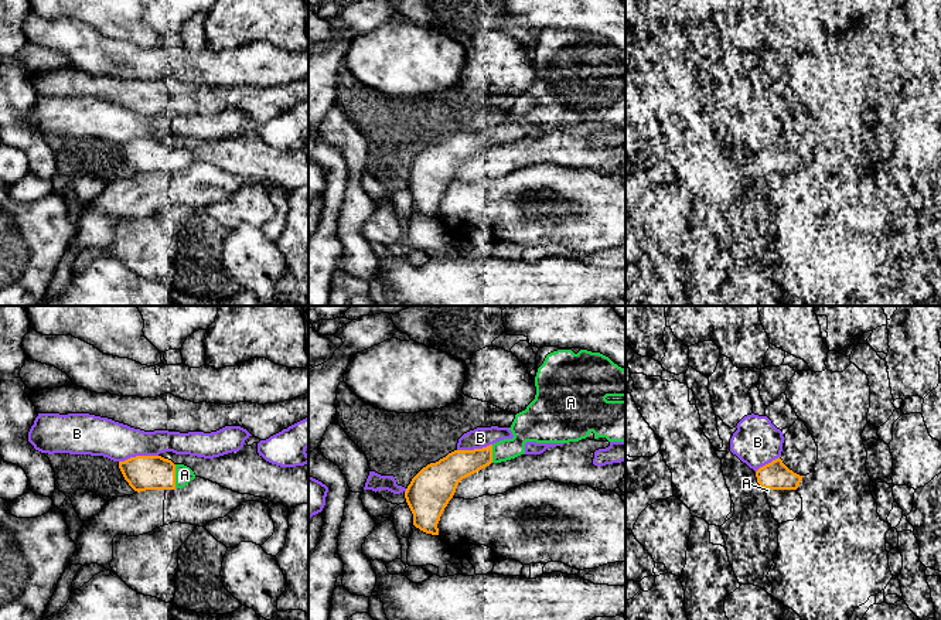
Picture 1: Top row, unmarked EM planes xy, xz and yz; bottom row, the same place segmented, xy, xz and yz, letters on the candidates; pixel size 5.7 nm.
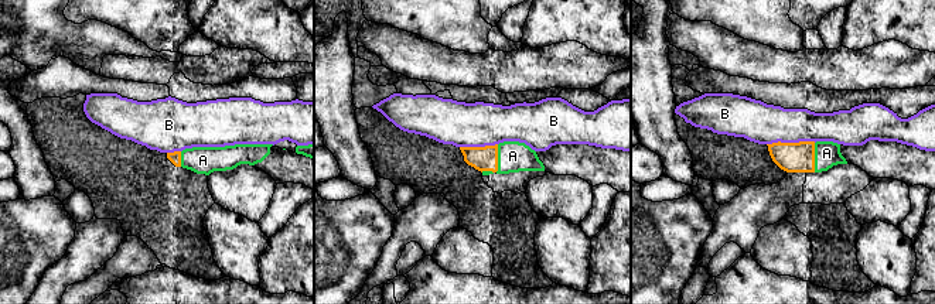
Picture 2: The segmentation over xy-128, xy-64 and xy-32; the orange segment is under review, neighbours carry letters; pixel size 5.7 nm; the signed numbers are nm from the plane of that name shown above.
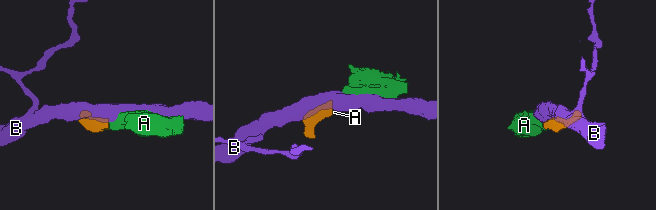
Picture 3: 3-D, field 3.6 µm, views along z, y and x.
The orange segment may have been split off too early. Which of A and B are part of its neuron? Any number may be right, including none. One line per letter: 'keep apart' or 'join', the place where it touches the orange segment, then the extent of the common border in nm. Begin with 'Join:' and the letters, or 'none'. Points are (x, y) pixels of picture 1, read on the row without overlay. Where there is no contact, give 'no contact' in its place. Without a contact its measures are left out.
Join: A
A: join; contact xy (174, 159); length 140 nm
B: keep apart; contact xy (137, 139); length 220 nm

